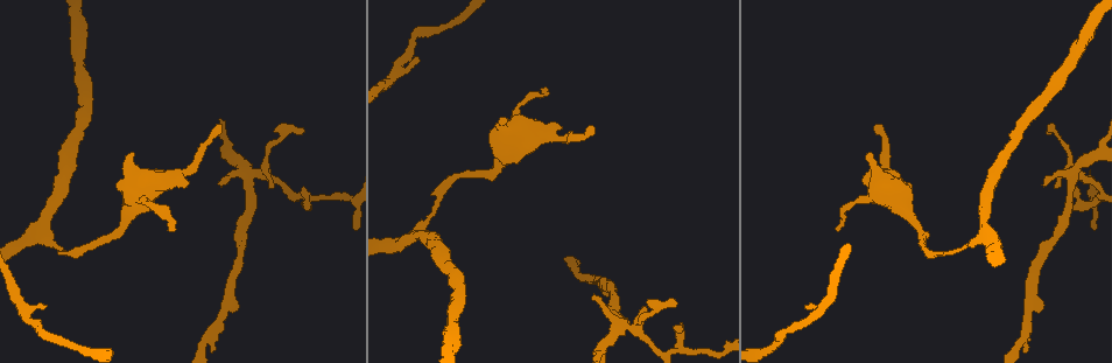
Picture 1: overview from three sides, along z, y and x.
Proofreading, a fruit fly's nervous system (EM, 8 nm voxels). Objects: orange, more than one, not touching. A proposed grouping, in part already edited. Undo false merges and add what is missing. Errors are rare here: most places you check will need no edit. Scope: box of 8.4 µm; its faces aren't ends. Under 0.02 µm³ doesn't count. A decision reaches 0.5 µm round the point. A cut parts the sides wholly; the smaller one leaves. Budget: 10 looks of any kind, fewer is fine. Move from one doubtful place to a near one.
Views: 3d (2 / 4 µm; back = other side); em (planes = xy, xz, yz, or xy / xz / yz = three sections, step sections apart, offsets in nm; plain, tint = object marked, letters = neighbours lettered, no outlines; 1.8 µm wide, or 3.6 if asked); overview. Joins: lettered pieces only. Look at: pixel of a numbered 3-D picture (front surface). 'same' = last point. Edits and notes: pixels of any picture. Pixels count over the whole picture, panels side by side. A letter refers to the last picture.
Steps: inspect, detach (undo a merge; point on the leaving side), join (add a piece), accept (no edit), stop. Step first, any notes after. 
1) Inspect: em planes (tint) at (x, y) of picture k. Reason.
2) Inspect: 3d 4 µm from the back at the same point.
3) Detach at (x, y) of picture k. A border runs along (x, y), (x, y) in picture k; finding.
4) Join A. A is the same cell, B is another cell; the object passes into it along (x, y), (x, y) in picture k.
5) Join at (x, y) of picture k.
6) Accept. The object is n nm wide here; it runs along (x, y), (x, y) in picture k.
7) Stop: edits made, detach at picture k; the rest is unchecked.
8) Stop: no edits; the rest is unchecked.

Inspect: em xz step 16 (letters) at (41, 309) of picture 1. Tapers out.

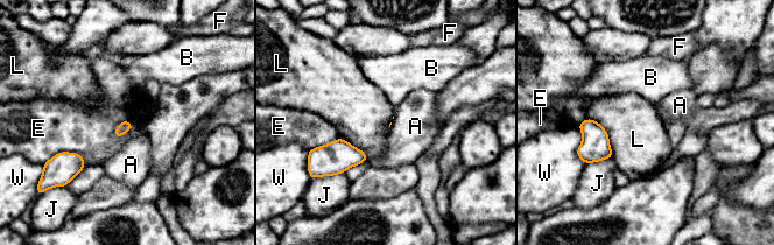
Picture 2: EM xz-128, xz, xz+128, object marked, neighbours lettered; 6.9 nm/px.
Accept. A, B, E, F, J, L and W are other cells; no lettered piece goes on from it.

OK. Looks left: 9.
Inspect: 3d 4 µm from the back at (980, 237) of picture 1. Three arms meet.

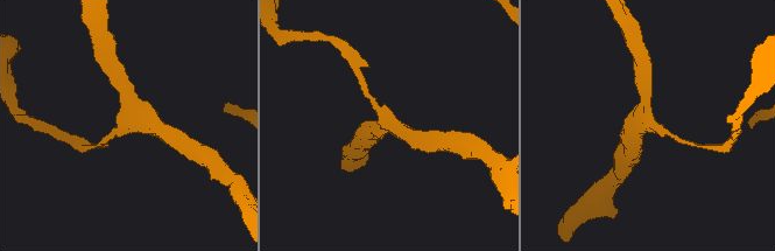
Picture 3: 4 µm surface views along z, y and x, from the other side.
Inspect: em planes (tint) at (648, 122) of picture 3. 3 arms meet here; now the EM.

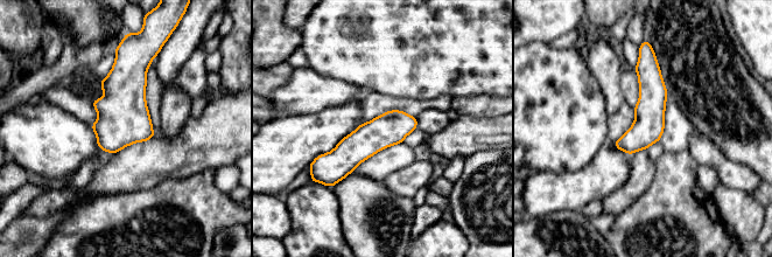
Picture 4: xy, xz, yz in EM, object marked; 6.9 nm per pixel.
Inspect: em planes (letters) at the same point. What lies round it.

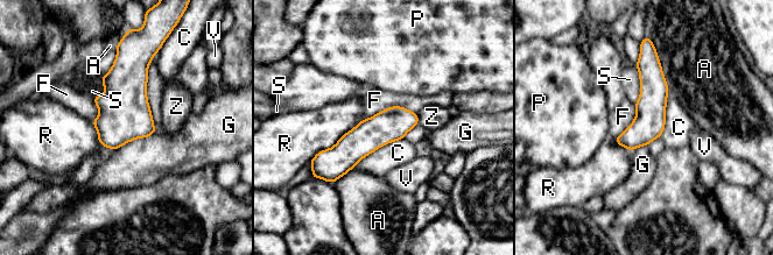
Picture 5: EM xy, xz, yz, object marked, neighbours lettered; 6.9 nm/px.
Accept. A, C, F, G, P, R, S, V and Z are other cells; it runs along (414, 115), (324, 162) in picture 5; one neuron here.

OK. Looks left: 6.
Inspect: 3d 4 µm from the back at (220, 125) of picture 1. Tapers out.

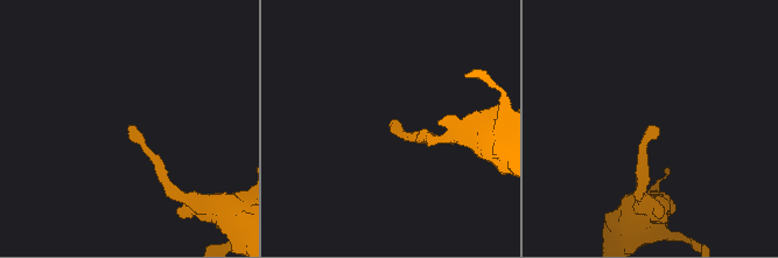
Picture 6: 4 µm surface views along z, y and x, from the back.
Inspect: em planes (letters) at (132, 128) of picture 6.

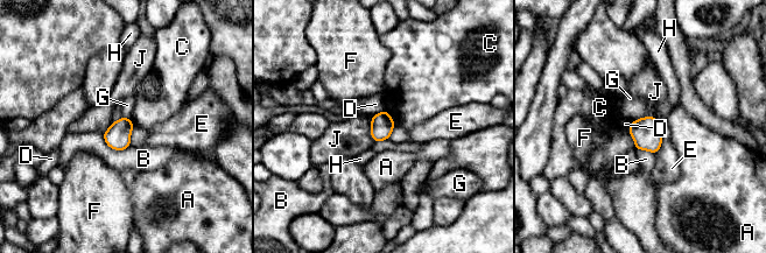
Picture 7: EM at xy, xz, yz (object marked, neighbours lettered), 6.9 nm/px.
Accept. The object is 160 nm wide here; A, B, C, D, E, F, G, H and J are other cells; a border runs along (653, 116), (638, 118), (631, 123) in picture 7; no lettered piece goes on from it.

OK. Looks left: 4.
Inspect: em planes (plain) at (623, 323) of picture 1. Calibre changes.

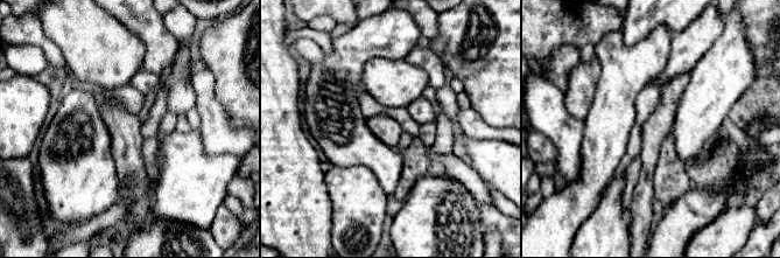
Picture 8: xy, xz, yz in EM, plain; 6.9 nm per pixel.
Inspect: em planes (tint) at the same point. Where the object lies.

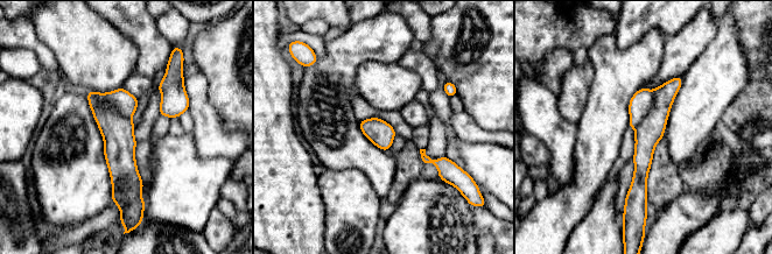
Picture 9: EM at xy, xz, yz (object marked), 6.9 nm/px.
Inspect: em planes (letters) at the same point. What lies round it.

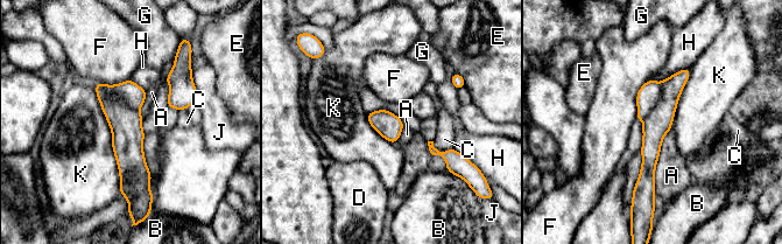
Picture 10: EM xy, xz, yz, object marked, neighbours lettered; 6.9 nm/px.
Detach at (128, 92) of picture 10. A, B, C, D, E, F, G, H, J and K are other cells; a border runs along (101, 104), (120, 100), (139, 111) in picture 10; two neurons meet here.

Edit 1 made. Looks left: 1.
Stop: edits made, detach at picture 10; the rest is unchecked.

